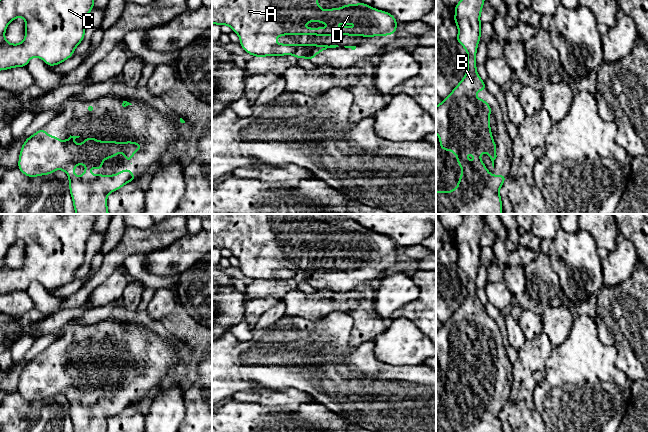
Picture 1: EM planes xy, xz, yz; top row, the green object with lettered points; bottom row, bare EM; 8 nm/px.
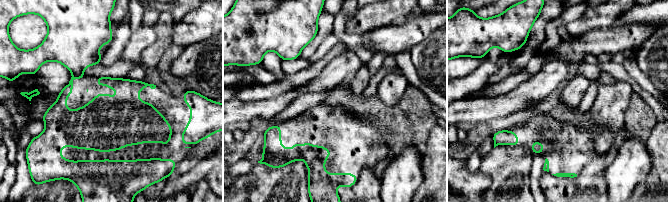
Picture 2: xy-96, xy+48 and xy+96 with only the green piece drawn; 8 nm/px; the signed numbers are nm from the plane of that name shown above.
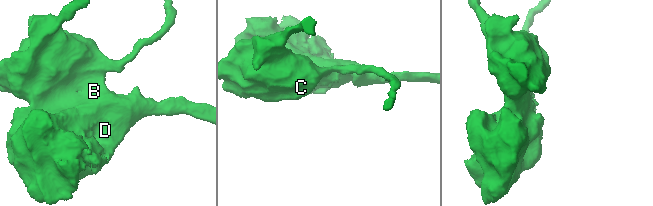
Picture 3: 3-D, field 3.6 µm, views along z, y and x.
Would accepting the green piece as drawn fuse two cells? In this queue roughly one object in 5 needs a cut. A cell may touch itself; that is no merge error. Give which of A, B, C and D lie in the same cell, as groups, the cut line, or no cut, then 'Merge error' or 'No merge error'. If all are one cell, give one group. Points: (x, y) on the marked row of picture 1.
Groups: A B C D. No split. No merge error

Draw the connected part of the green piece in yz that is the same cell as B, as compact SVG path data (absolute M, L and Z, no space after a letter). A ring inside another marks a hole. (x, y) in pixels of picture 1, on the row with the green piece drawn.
M461 0L454 7L455 16L453 21L458 27L457 43L460 43L468 54L467 72L452 92L436 106L436 133L440 141L440 148L443 151L453 151L457 157L458 166L462 168L462 174L458 179L458 186L453 191L436 191L436 214L502 214L502 200L499 194L500 188L507 175L491 175L480 158L480 154L487 152L492 161L494 168L494 160L496 159L497 146L492 138L489 115L492 108L484 100L479 99L474 94L476 91L486 91L485 82L481 79L476 71L476 53L481 38L481 21L480 15L485 0ZM466 154L474 154L474 164L465 157Z

